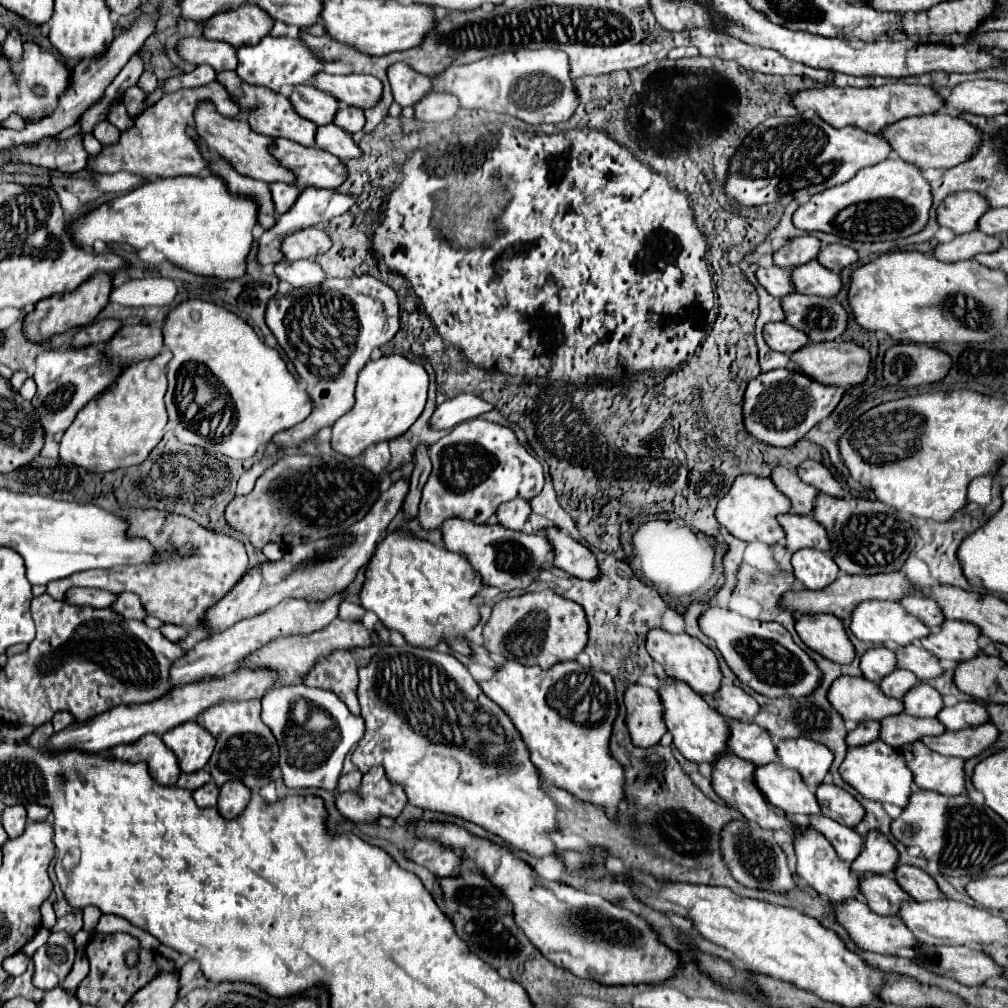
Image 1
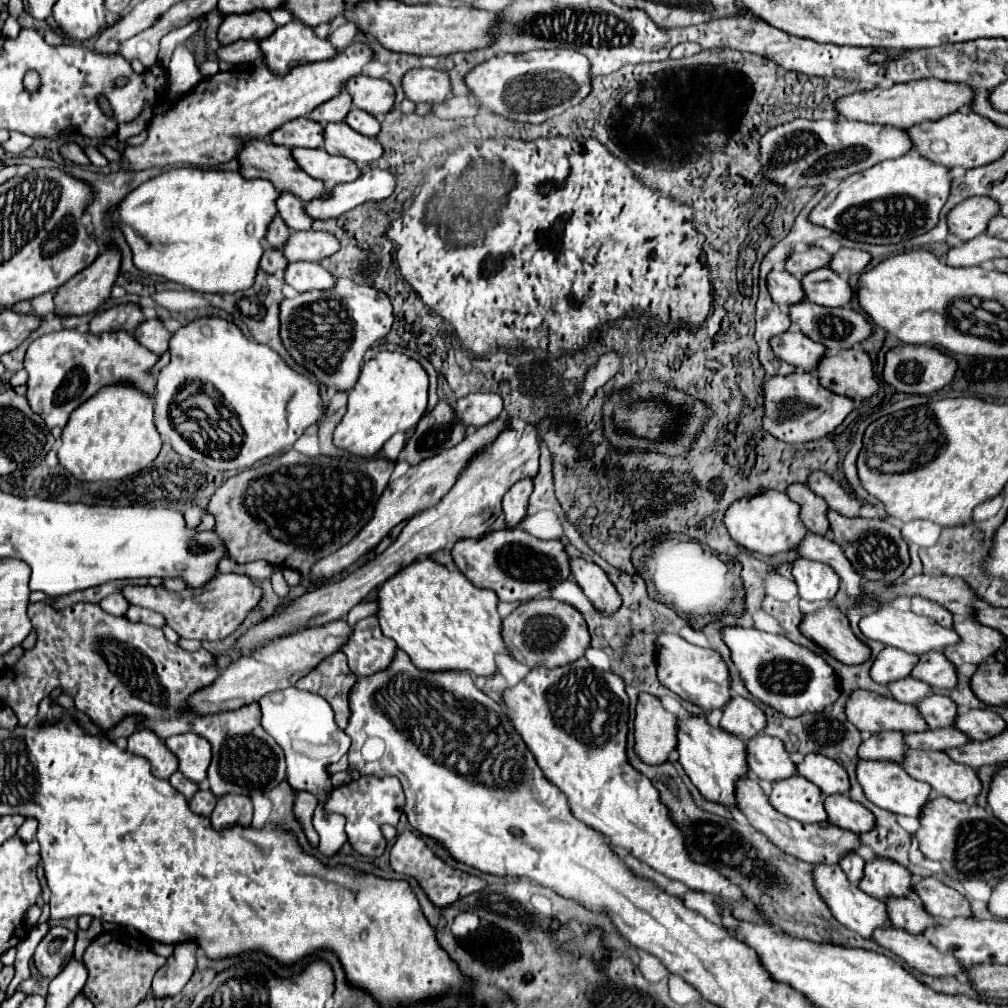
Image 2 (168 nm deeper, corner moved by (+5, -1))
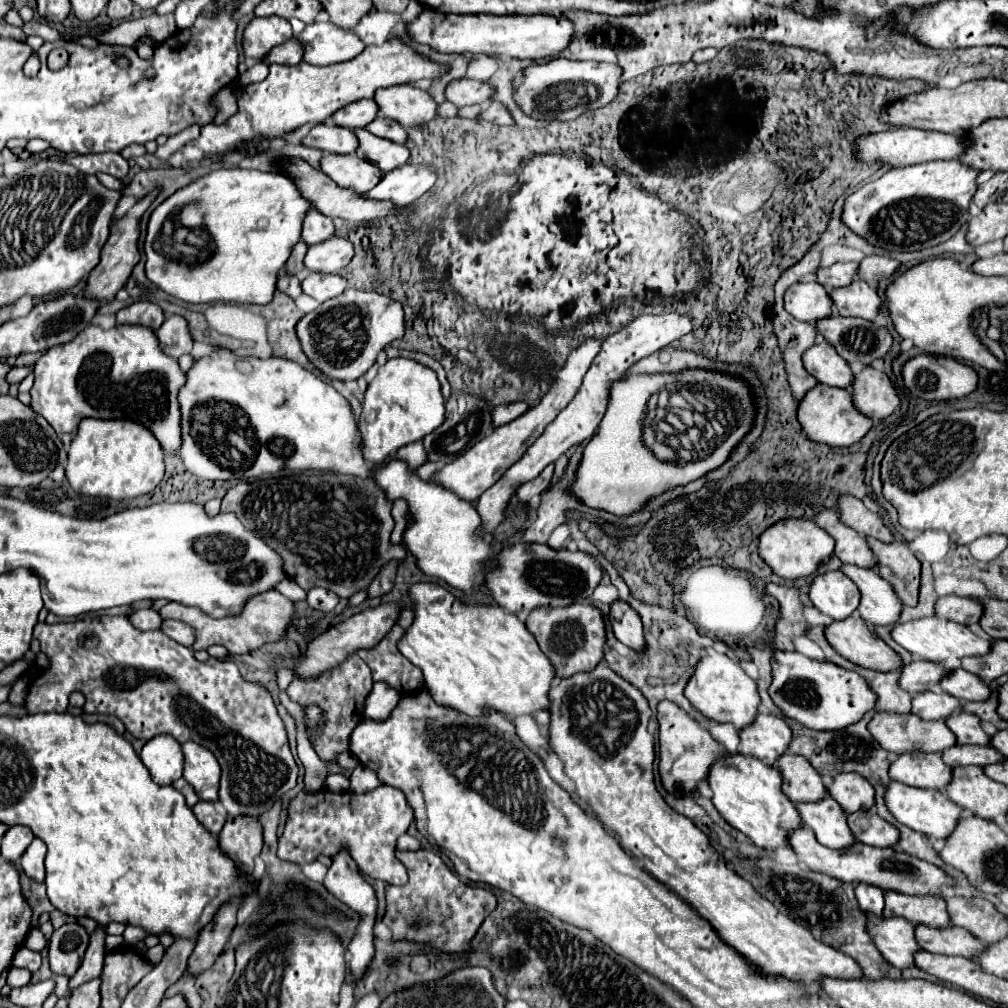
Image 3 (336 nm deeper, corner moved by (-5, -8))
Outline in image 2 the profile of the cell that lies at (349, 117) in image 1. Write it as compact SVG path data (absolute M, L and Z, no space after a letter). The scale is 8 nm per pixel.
M352 109L348 115L346 115L346 123L354 129L354 131L358 131L358 133L362 133L362 135L368 135L368 137L376 137L378 133L380 133L380 121L374 117L374 115L370 115L370 113L366 113L366 111L360 111L360 109Z

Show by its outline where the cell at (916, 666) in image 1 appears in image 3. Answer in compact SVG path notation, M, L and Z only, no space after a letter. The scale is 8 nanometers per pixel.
M964 668L952 670L948 676L944 676L944 680L940 680L938 686L944 692L948 692L950 696L958 698L960 702L964 702L964 700L986 700L990 696L990 688L978 676L966 672Z

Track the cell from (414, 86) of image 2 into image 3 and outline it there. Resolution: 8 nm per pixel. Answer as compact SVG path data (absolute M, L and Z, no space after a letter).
M456 78L452 80L444 96L454 106L472 106L472 104L484 104L492 96L492 88L480 80L468 80L468 78Z

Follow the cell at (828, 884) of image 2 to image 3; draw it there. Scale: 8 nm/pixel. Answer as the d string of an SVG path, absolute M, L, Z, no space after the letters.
M864 912L864 916L868 920L868 936L872 936L874 946L886 962L896 968L914 964L912 954L920 950L920 946L914 940L914 926L908 924L908 920L896 916L872 916L872 912Z

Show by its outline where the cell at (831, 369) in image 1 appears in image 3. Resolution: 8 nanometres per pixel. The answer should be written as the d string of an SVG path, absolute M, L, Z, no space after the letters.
M866 366L860 374L854 376L850 390L856 408L864 416L872 416L876 420L890 416L900 404L890 378L872 366Z

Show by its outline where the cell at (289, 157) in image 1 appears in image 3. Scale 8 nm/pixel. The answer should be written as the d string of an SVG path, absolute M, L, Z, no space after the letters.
M348 154L322 156L320 170L330 176L340 188L352 188L358 194L372 190L382 178L382 172L372 162Z

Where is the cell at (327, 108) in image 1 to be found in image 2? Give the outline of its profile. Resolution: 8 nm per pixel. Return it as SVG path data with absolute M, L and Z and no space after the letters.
M342 91L338 97L318 105L318 109L314 109L310 113L310 117L314 121L318 121L320 125L328 125L332 121L344 121L344 117L350 113L350 109L352 109L352 97L346 91Z

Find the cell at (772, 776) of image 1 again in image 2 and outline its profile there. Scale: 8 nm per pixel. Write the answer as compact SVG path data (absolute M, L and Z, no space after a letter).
M800 775L786 781L776 781L772 785L770 805L800 823L824 823L828 819L822 791Z

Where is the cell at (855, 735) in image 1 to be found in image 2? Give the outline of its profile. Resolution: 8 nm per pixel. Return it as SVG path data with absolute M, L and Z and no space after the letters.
M878 733L868 737L860 745L860 759L870 759L870 761L892 761L892 763L902 763L906 755L906 745L904 745L904 735L902 733Z

